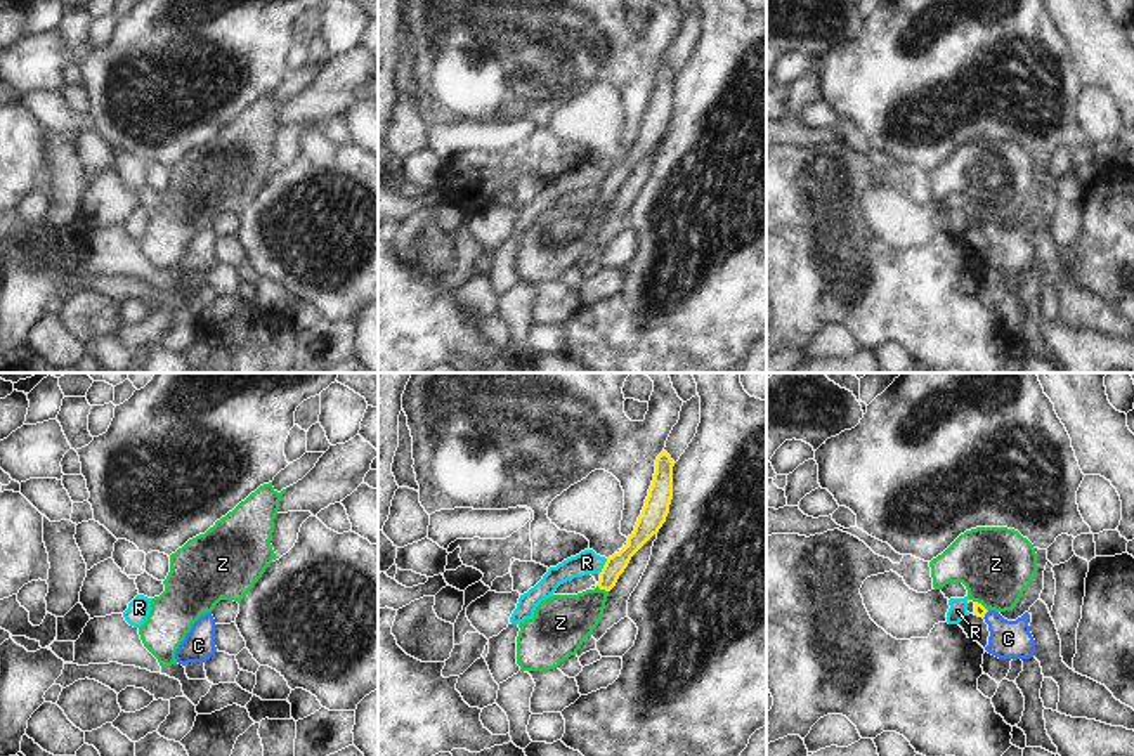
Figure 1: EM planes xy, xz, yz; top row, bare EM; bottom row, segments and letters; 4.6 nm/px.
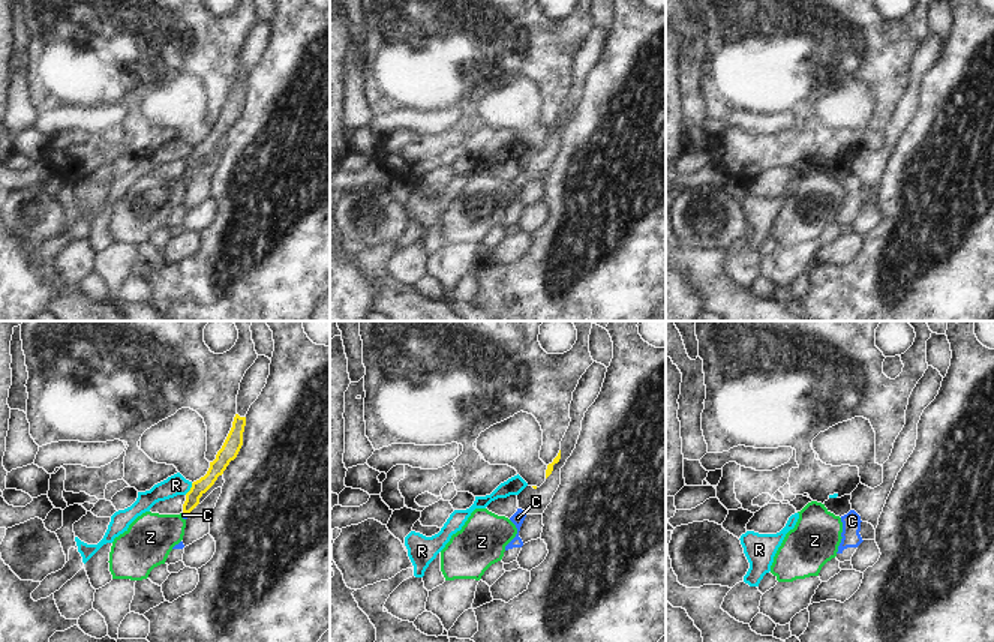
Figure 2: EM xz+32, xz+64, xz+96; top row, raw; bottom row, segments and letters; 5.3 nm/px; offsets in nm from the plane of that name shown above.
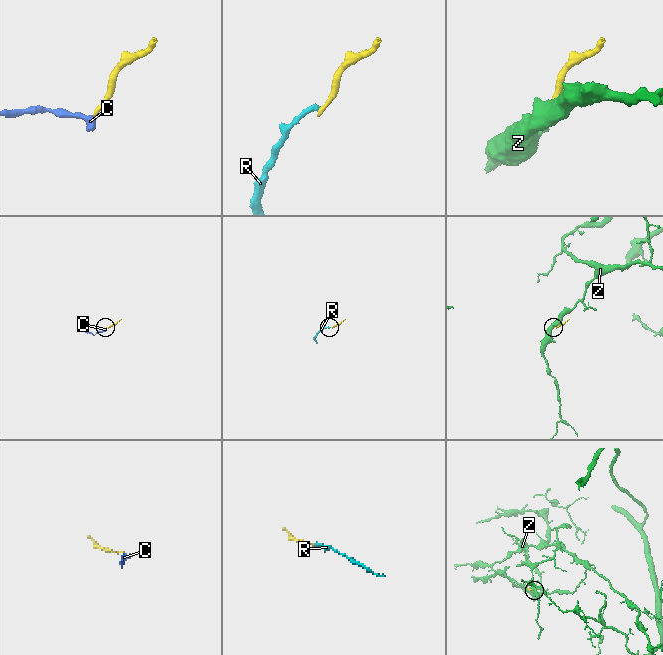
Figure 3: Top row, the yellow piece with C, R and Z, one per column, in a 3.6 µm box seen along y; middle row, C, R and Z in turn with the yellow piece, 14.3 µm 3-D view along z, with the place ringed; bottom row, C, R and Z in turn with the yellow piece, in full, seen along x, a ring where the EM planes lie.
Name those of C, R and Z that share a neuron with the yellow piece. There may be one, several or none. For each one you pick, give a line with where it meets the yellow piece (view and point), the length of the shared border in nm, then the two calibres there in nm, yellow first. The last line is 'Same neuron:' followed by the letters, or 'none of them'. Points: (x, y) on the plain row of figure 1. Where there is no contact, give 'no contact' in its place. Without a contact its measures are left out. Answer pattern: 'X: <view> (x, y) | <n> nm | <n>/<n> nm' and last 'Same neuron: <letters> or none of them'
C: yz (985, 224) | 50 nm | 60/180 nm
Same neuron: C

